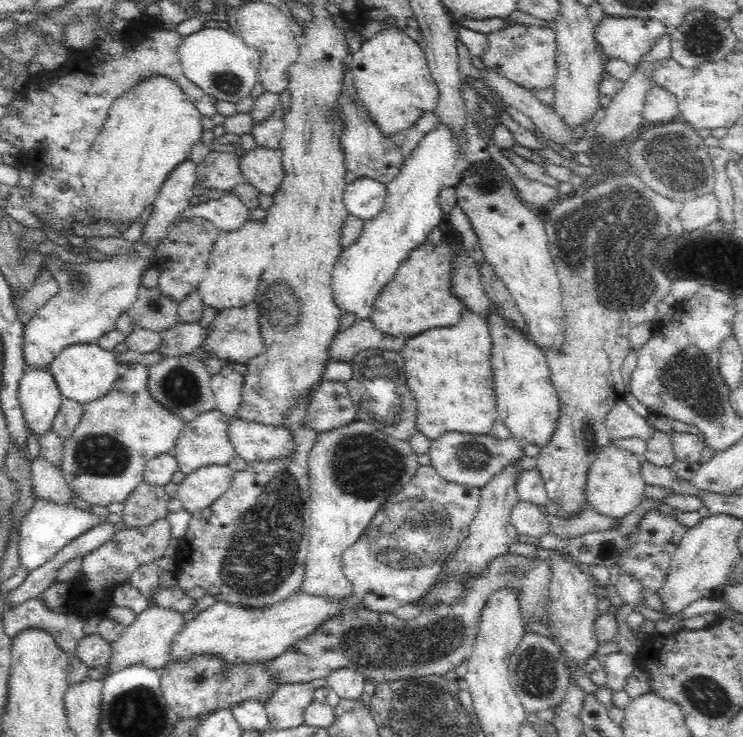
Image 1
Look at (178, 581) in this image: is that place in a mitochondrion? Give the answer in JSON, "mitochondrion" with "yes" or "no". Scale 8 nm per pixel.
{"mitochondrion":"no"}

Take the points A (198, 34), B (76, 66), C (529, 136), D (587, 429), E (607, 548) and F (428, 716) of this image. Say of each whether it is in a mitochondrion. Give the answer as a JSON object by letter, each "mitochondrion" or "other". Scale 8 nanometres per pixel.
{"A":"other","B":"other","C":"other","D":"mitochondrion","E":"mitochondrion","F":"mitochondrion"}

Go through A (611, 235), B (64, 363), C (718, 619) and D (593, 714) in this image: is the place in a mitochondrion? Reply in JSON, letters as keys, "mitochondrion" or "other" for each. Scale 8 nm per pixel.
{"A":"mitochondrion","B":"other","C":"other","D":"other"}

